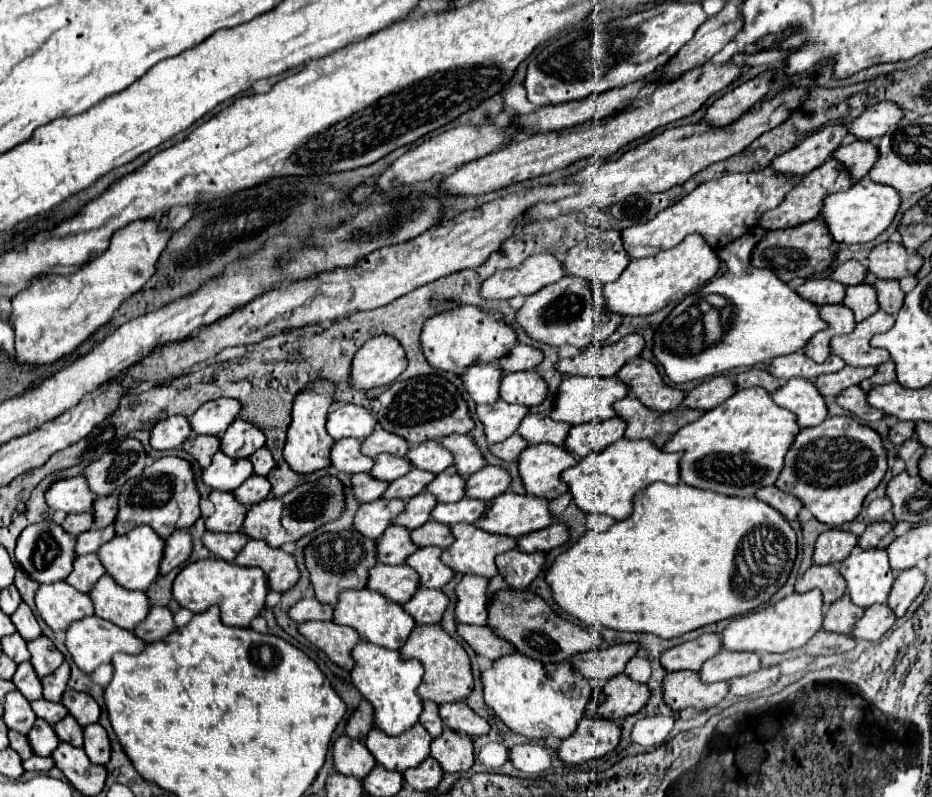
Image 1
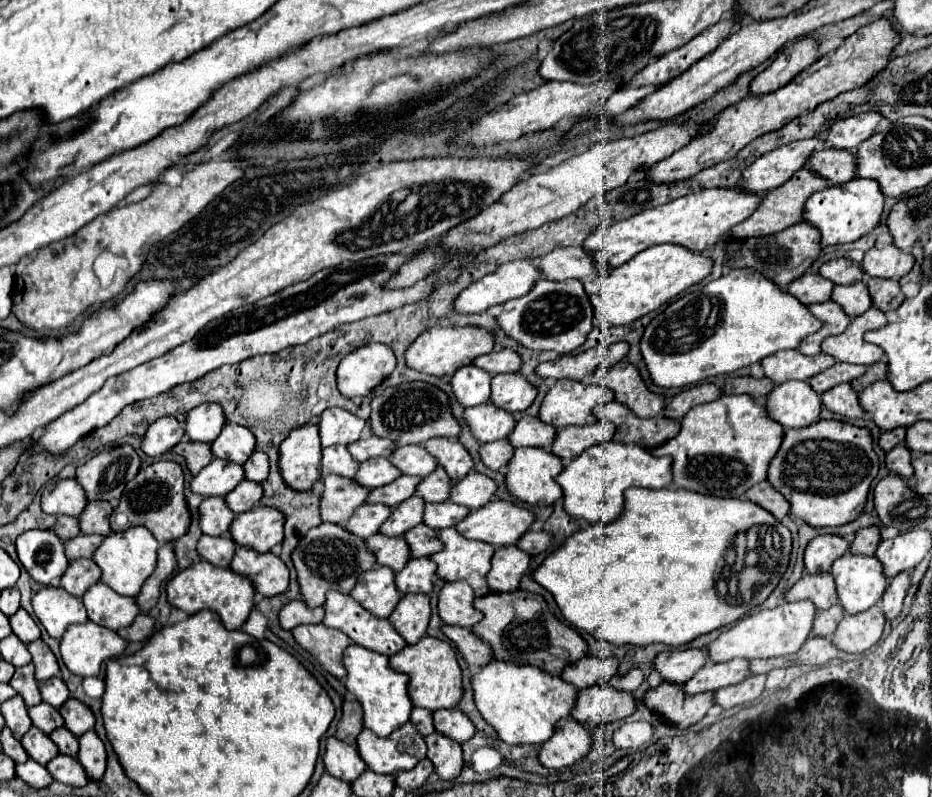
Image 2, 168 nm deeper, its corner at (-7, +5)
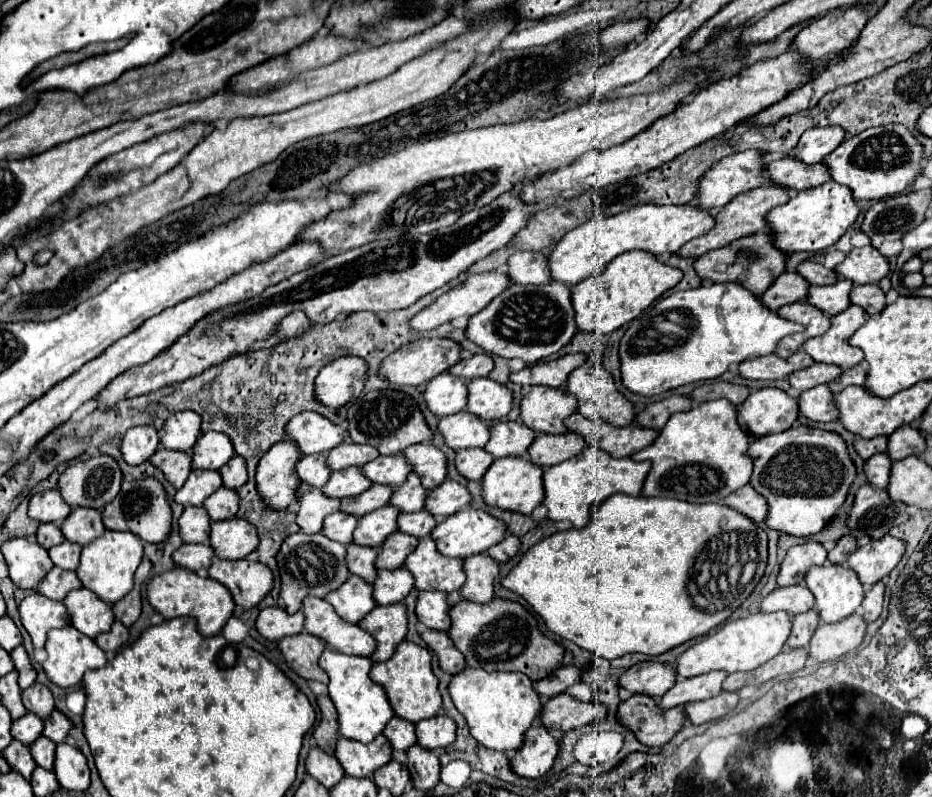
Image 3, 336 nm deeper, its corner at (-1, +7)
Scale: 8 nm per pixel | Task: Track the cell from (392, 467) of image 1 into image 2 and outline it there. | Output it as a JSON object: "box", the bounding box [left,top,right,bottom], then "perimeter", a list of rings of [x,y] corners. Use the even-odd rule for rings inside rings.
{"box":[354,458,402,488],"perimeter":[[[372,458],[360,464],[360,470],[354,476],[354,482],[370,488],[380,488],[394,482],[398,476],[402,476],[402,472],[392,464],[390,458]]]}

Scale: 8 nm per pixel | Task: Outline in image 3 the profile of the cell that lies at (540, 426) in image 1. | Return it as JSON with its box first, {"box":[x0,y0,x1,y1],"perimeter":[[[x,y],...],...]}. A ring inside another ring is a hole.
{"box":[484,422,536,458],"perimeter":[[[498,422],[490,428],[490,440],[484,450],[490,452],[494,458],[526,458],[526,448],[530,448],[534,438],[536,434],[530,432],[522,422]]]}

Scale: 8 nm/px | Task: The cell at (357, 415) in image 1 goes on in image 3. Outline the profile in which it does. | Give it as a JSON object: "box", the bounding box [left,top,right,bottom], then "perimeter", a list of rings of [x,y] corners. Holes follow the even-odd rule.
{"box":[284,412,344,456],"perimeter":[[[302,412],[294,416],[284,426],[284,432],[284,440],[290,440],[302,456],[326,452],[338,446],[344,438],[342,426],[336,426],[328,418],[314,412]]]}

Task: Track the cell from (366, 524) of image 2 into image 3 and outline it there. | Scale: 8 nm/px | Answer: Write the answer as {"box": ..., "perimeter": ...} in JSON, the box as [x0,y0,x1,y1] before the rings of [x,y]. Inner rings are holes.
{"box":[322,512,358,544],"perimeter":[[[334,512],[334,514],[326,516],[324,526],[322,526],[322,534],[330,540],[350,544],[356,524],[358,524],[356,516],[346,516],[344,512]]]}

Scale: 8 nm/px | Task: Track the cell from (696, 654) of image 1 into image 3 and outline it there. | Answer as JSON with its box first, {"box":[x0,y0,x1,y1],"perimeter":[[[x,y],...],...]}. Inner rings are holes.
{"box":[618,662,676,698],"perimeter":[[[642,662],[628,668],[620,678],[618,686],[630,694],[646,694],[650,698],[662,698],[676,682],[674,666]]]}

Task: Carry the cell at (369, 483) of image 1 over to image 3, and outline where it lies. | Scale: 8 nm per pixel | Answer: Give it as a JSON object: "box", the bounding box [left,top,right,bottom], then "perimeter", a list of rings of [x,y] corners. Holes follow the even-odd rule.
{"box":[296,484,340,534],"perimeter":[[[306,484],[296,488],[296,498],[300,504],[300,510],[296,512],[296,524],[304,534],[320,532],[322,520],[328,514],[334,514],[340,504],[340,500],[330,500],[328,496],[322,496],[318,488],[306,488]]]}

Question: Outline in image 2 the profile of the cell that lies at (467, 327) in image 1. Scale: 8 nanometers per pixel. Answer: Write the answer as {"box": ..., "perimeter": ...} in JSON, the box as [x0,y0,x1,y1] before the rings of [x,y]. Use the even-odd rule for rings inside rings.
{"box":[406,326,494,376],"perimeter":[[[432,326],[428,330],[424,330],[414,344],[408,348],[406,352],[406,362],[410,368],[416,368],[420,372],[432,374],[432,376],[454,376],[454,372],[460,366],[468,366],[472,364],[478,356],[488,354],[494,350],[494,334],[490,330],[486,330],[484,326]]]}

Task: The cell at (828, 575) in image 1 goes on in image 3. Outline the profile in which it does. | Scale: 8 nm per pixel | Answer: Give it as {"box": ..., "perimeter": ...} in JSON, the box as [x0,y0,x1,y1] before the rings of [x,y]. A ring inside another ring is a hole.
{"box":[760,584,814,616],"perimeter":[[[800,584],[790,588],[776,588],[760,602],[760,612],[766,614],[782,610],[796,616],[800,612],[808,612],[810,608],[814,608],[814,596],[810,596],[810,592],[806,592],[806,588]]]}

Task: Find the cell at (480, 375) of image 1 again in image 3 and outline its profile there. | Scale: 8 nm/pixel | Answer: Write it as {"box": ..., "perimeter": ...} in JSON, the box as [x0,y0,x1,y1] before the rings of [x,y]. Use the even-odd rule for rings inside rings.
{"box":[424,372,466,416],"perimeter":[[[448,372],[432,378],[424,388],[424,402],[436,416],[450,416],[466,408],[466,382]]]}

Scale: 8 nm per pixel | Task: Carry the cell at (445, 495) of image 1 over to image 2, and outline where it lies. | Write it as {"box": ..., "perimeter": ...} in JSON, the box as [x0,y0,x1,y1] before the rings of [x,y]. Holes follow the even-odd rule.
{"box":[416,466,452,502],"perimeter":[[[438,466],[430,476],[426,476],[418,484],[416,494],[422,496],[426,502],[444,502],[450,496],[450,486],[452,486],[450,476],[442,466]]]}

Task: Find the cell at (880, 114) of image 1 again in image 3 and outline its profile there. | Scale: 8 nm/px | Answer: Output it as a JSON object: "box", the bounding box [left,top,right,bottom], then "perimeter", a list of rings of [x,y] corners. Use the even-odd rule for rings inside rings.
{"box":[794,126,846,164],"perimeter":[[[838,126],[810,128],[800,136],[800,142],[794,148],[794,158],[804,164],[822,162],[844,138],[846,134]]]}

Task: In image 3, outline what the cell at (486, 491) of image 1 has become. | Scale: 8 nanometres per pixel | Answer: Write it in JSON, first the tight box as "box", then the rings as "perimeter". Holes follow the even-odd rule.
{"box":[424,480,470,518],"perimeter":[[[444,480],[438,488],[434,488],[426,496],[424,510],[436,518],[446,518],[462,508],[468,508],[468,504],[470,504],[470,492],[454,480]]]}

